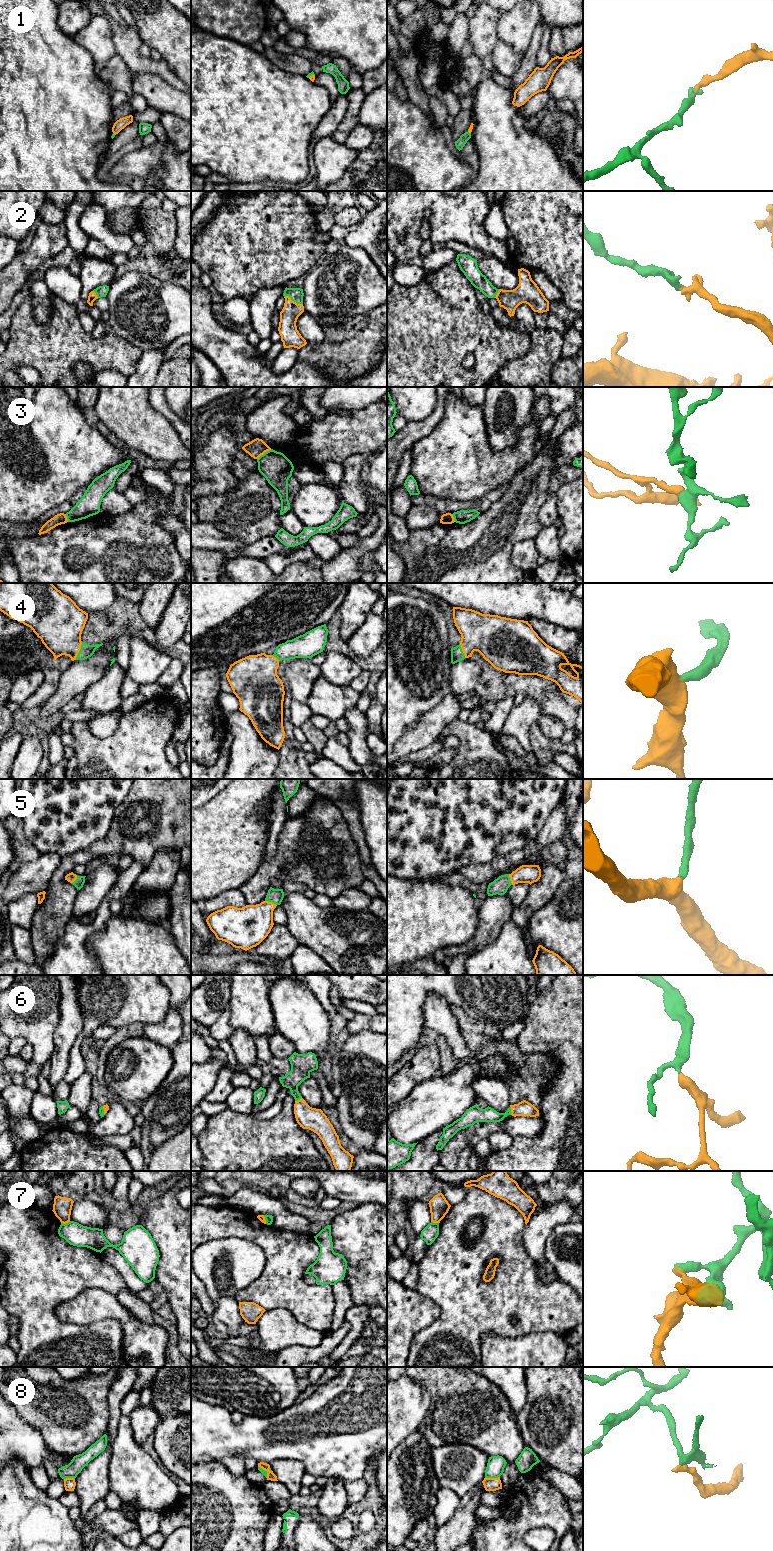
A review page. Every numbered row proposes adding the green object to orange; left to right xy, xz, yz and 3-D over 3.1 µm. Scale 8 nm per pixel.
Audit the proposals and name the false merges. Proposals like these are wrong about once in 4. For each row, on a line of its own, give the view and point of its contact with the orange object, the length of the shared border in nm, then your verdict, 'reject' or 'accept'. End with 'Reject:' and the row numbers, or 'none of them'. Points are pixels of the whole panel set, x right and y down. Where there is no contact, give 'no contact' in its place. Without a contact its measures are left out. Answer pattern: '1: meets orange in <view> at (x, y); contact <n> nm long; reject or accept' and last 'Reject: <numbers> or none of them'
1: meets orange in xz at (312, 75); contact 60 nm long; accept
2: meets orange in xz at (293, 301); contact 170 nm long; accept
3: meets orange in xz at (264, 452); contact 150 nm long; reject
4: meets orange in xy at (79, 650); contact 160 nm long; accept
5: meets orange in xz at (271, 902); contact 100 nm long; accept
6: meets orange in yz at (511, 1110); contact 70 nm long; accept
7: meets orange in xy at (65, 1223); contact 80 nm long; reject
8: meets orange in yz at (492, 1478); contact 120 nm long; reject
Reject: 3, 7, 8

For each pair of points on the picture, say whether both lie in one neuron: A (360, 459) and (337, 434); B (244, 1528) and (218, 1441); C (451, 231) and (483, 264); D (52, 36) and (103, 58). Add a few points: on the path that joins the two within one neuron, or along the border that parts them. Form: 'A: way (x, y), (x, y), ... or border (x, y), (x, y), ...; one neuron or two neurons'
A: border (375, 453), (351, 454), (341, 464); two neurons
B: border (220, 1461), (201, 1463); two neurons
C: border (487, 255), (492, 255), (506, 264); two neurons
D: border (72, 37), (90, 53), (95, 69), (98, 72); two neurons

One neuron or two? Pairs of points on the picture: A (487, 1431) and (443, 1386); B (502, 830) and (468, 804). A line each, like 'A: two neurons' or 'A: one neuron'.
A: one neuron
B: one neuron

